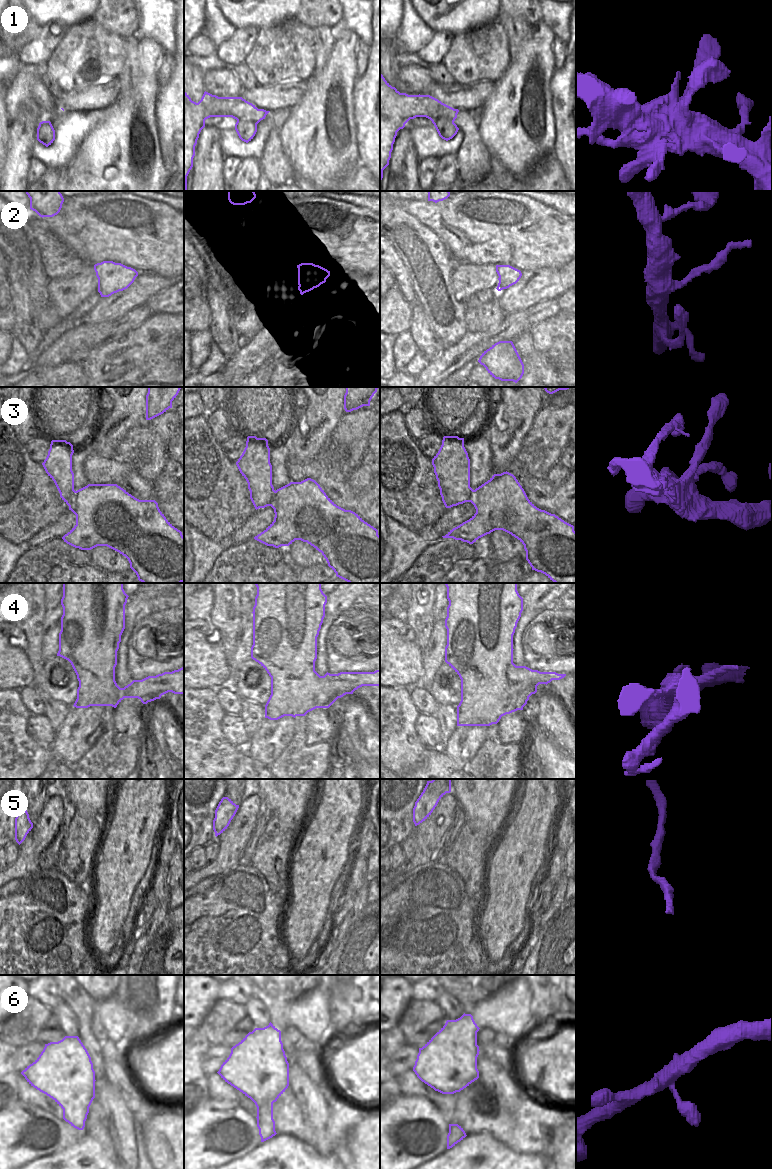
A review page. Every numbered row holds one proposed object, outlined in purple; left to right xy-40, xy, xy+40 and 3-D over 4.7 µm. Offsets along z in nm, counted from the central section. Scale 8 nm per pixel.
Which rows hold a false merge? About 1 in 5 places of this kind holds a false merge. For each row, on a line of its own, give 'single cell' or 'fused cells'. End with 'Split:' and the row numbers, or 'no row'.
1: single cell
2: fused cells
3: single cell
4: single cell
5: single cell
6: single cell
Split: 2

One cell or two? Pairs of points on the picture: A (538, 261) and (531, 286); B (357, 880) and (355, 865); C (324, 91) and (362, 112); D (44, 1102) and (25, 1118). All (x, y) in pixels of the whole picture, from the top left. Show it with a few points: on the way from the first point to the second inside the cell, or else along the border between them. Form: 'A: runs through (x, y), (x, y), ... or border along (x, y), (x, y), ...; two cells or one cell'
A: border along (559, 266), (556, 268), (541, 267), (521, 272); two cells
B: runs through (357, 876), (357, 869); one cell
C: border along (354, 84), (353, 117), (357, 130); two cells
D: border along (19, 1099), (37, 1105), (59, 1118); two cells

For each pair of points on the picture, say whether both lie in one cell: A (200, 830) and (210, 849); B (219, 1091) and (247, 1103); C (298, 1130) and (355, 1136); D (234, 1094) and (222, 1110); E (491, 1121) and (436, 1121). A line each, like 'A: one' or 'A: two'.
A: two
B: one
C: two
D: two
E: two

